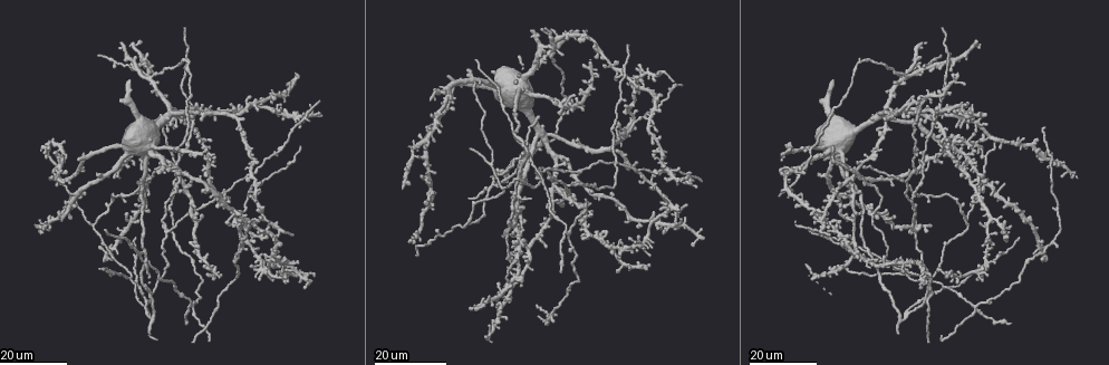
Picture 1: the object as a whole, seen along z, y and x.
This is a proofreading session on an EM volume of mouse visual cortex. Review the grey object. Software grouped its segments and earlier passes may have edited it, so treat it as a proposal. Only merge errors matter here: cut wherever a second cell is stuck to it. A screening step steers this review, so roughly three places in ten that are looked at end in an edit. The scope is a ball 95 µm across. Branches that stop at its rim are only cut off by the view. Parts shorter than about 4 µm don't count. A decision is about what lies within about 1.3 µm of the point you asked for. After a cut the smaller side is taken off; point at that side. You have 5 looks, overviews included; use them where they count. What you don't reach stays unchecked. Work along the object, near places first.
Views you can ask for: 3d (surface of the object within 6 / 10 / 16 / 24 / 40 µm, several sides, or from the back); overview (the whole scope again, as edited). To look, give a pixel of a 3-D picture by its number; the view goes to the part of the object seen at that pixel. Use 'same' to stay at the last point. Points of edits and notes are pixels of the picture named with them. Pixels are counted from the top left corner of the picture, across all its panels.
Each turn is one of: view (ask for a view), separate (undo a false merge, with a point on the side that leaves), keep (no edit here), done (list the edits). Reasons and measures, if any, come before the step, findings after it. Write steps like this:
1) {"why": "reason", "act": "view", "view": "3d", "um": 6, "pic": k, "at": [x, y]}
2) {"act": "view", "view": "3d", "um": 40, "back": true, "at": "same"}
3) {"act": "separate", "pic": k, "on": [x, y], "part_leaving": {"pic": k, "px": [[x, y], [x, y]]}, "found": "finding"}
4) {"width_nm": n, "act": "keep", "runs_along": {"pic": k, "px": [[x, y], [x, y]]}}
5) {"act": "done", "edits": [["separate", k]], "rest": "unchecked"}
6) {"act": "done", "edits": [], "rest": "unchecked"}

{"act": "view", "view": "3d", "um": 24, "pic": 1, "at": [129, 279]}

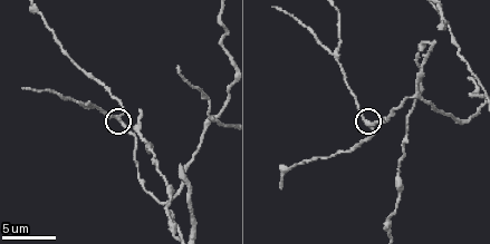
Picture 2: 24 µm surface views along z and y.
{"why": "closer look", "act": "view", "view": "3d", "um": 10, "pic": 2, "at": [120, 113]}

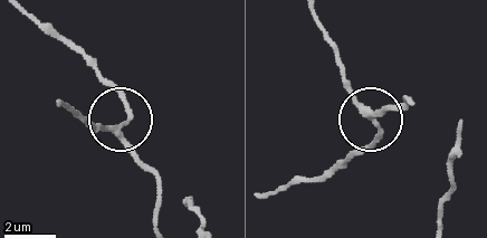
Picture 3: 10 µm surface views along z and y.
{"width_nm": 200, "act": "keep", "runs_along": {"pic": 3, "px": [[155, 220], [153, 175], [120, 126], [87, 124]]}, "found": "one cell here"}

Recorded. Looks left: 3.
{"why": "three arms meet", "act": "view", "view": "3d", "um": 16, "pic": 1, "at": [611, 140]}

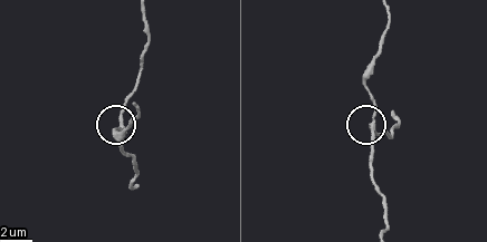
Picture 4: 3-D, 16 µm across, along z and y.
{"act": "view", "view": "3d", "um": 10, "pic": 4, "at": [371, 126]}

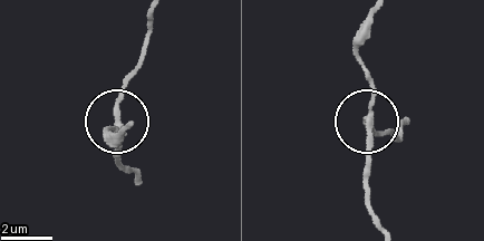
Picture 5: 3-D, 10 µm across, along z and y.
{"arms": 3, "act": "keep", "runs_along": {"pic": 5, "px": [[364, 20], [357, 58], [375, 97], [368, 171]]}, "found": "all the same cell"}

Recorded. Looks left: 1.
{"act": "done", "edits": [], "rest": "unchecked"}

